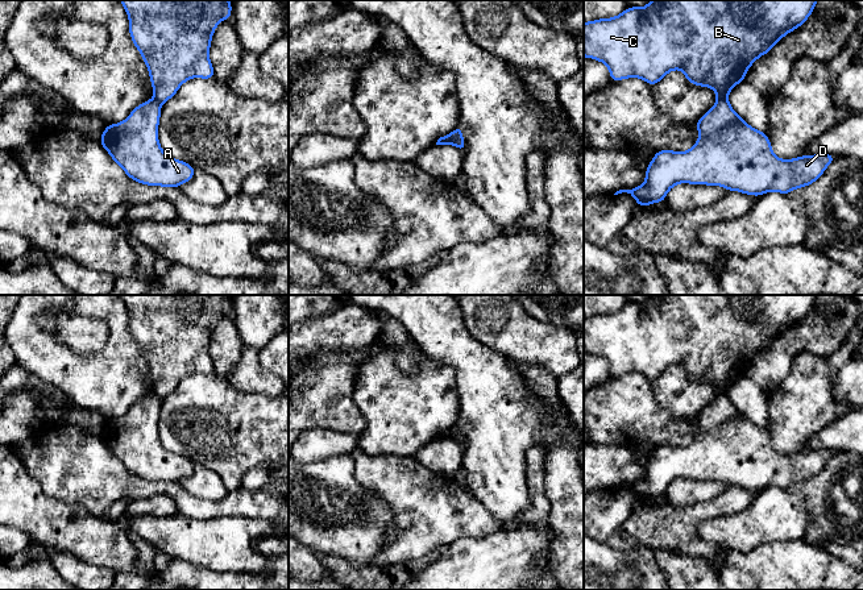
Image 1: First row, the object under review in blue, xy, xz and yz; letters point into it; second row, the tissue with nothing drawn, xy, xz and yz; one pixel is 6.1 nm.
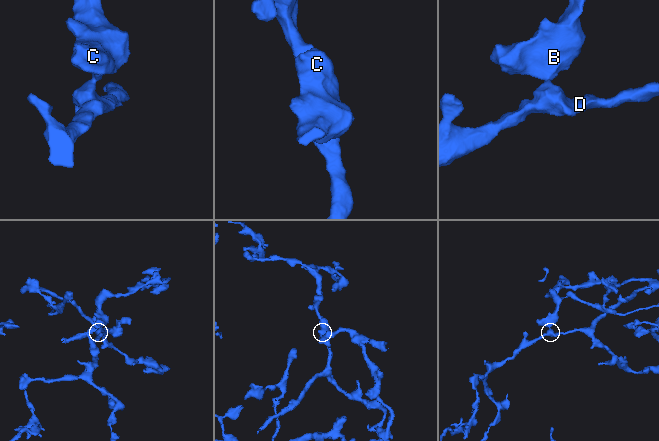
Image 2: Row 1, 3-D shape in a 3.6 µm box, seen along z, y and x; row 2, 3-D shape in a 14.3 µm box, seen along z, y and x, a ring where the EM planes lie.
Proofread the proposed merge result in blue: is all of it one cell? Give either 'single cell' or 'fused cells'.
fused cells

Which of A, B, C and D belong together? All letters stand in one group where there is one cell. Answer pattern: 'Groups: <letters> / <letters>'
Groups: A D / B C

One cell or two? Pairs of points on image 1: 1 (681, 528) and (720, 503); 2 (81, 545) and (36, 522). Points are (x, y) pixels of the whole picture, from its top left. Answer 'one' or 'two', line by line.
1: one
2: one

